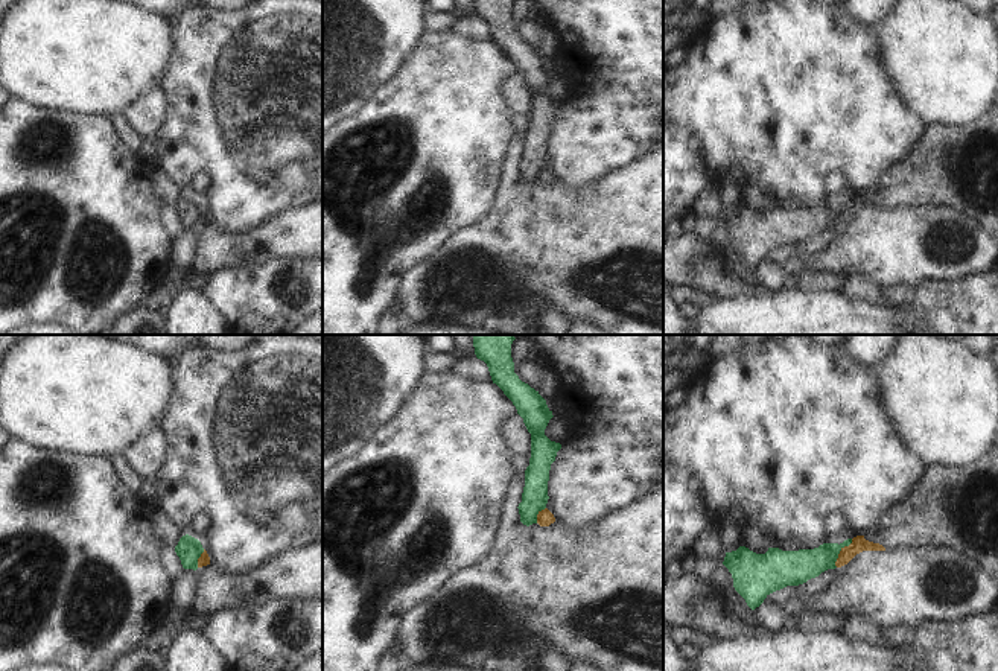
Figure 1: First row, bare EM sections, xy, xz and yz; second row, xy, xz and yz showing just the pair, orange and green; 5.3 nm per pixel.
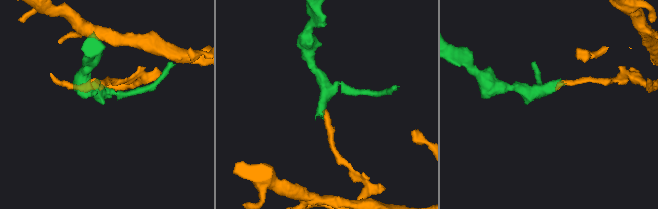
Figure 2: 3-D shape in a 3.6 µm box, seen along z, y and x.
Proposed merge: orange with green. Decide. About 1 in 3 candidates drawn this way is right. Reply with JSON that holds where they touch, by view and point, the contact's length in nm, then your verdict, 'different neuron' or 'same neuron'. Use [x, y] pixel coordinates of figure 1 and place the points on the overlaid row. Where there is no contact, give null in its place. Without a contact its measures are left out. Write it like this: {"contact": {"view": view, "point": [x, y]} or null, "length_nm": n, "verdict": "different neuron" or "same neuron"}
{"contact": {"view": "yz", "point": [840, 553]}, "length_nm": 180, "verdict": "different neuron"}

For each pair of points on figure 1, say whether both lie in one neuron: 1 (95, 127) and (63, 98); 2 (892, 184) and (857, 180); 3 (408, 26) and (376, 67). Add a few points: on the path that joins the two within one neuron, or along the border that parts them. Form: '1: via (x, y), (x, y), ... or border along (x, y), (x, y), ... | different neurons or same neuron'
1: border along (46, 108), (107, 116) | different neurons
2: border along (904, 160), (893, 165), (863, 193) | different neurons
3: via (397, 37), (378, 57) | same neuron

